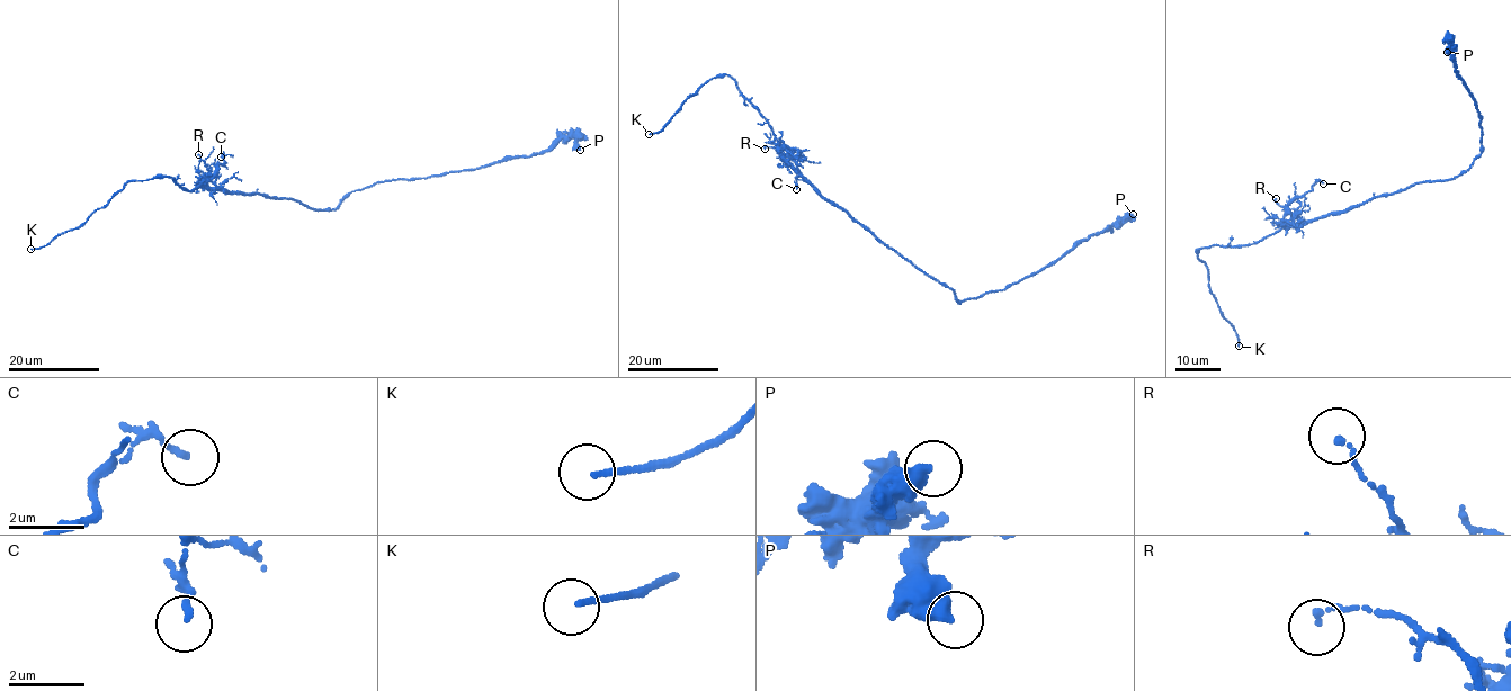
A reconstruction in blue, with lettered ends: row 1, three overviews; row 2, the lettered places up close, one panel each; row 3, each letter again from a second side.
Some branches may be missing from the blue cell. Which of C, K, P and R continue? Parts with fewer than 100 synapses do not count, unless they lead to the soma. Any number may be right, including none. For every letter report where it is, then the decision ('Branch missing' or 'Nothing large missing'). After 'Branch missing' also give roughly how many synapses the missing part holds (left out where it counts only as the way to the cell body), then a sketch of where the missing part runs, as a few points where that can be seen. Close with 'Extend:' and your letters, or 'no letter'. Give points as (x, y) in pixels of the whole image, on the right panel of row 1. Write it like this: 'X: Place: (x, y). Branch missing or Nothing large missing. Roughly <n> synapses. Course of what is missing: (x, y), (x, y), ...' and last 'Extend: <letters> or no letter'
C: Place: (1323, 184). Nothing large missing
K: Place: (1239, 346). Branch missing
P: Place: (1447, 52). Nothing large missing
R: Place: (1276, 198). Nothing large missing
Extend: K

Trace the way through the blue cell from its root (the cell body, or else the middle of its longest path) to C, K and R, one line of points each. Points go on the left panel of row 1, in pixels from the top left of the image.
C: (269, 197), (199, 184), (205, 182), (225, 162), (224, 154), (221, 156)
K: (269, 197), (200, 184), (189, 191), (173, 178), (157, 176), (128, 182), (83, 223), (30, 249)
R: (269, 197), (212, 189), (206, 182), (209, 171), (198, 154)

